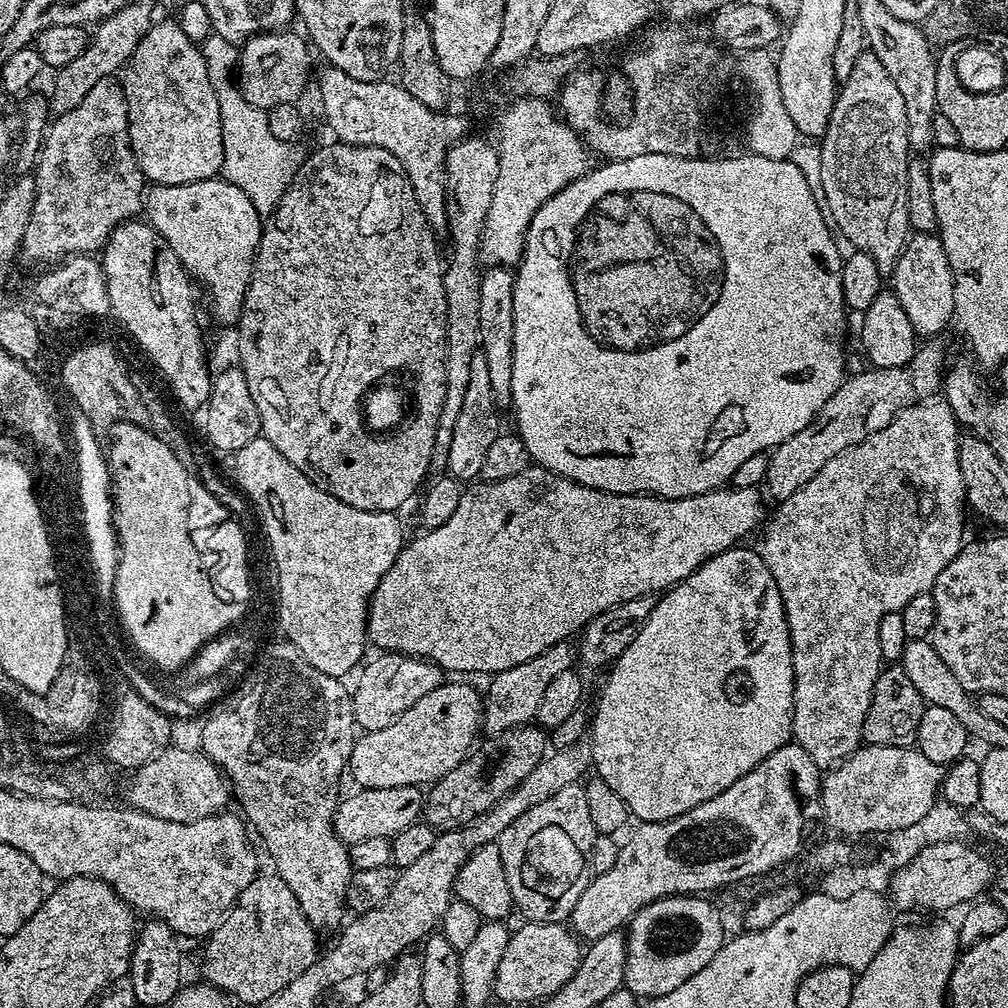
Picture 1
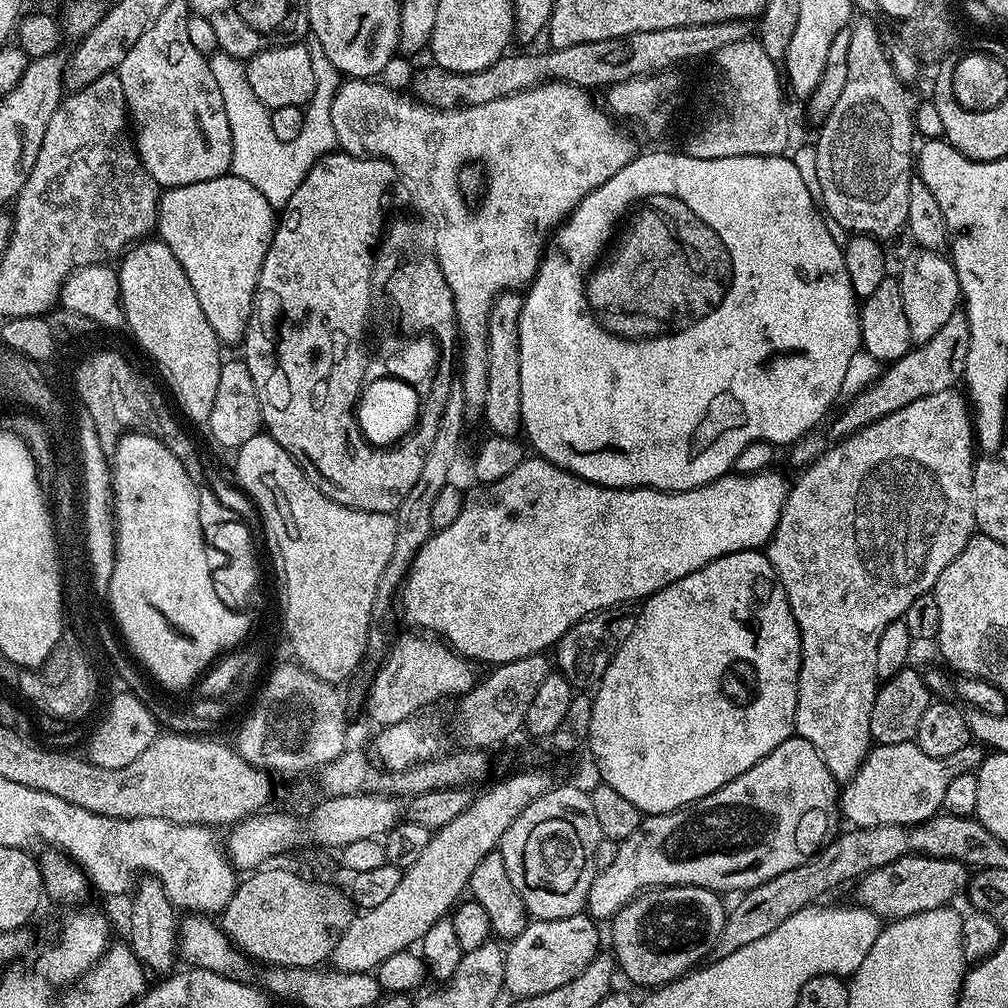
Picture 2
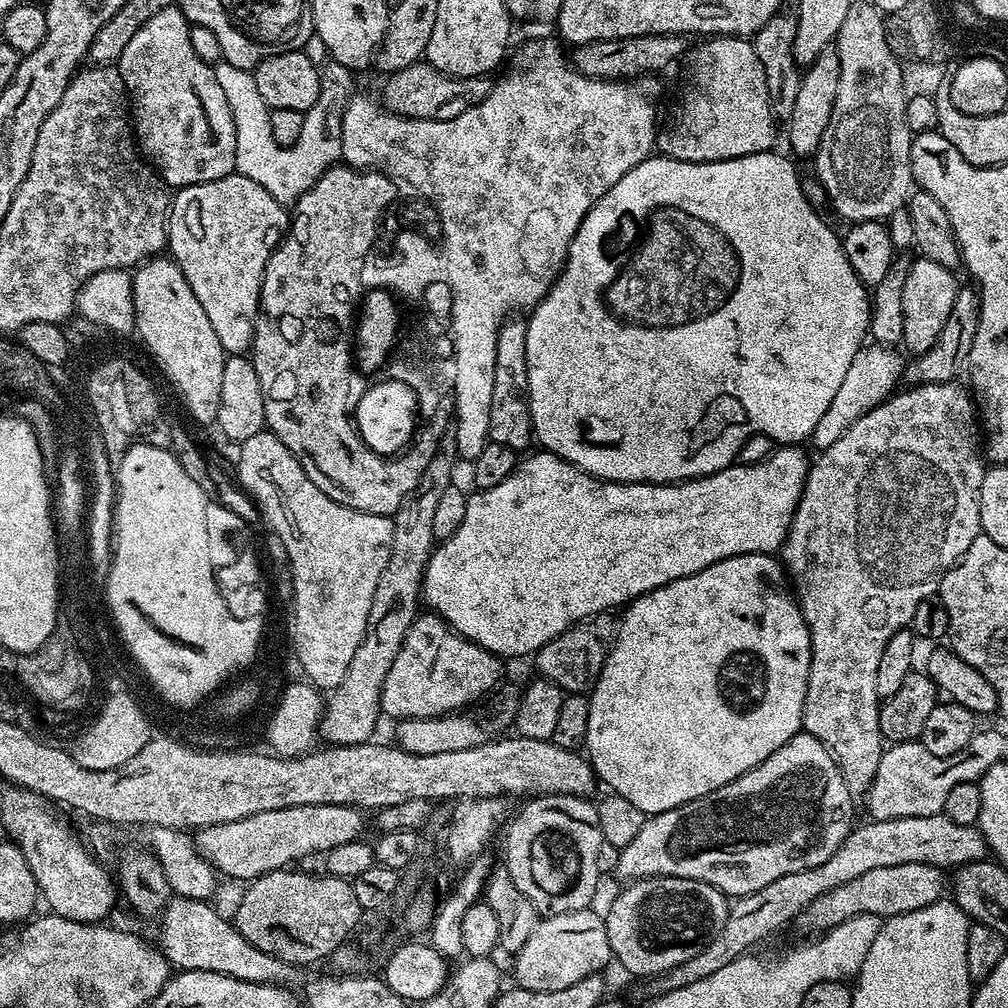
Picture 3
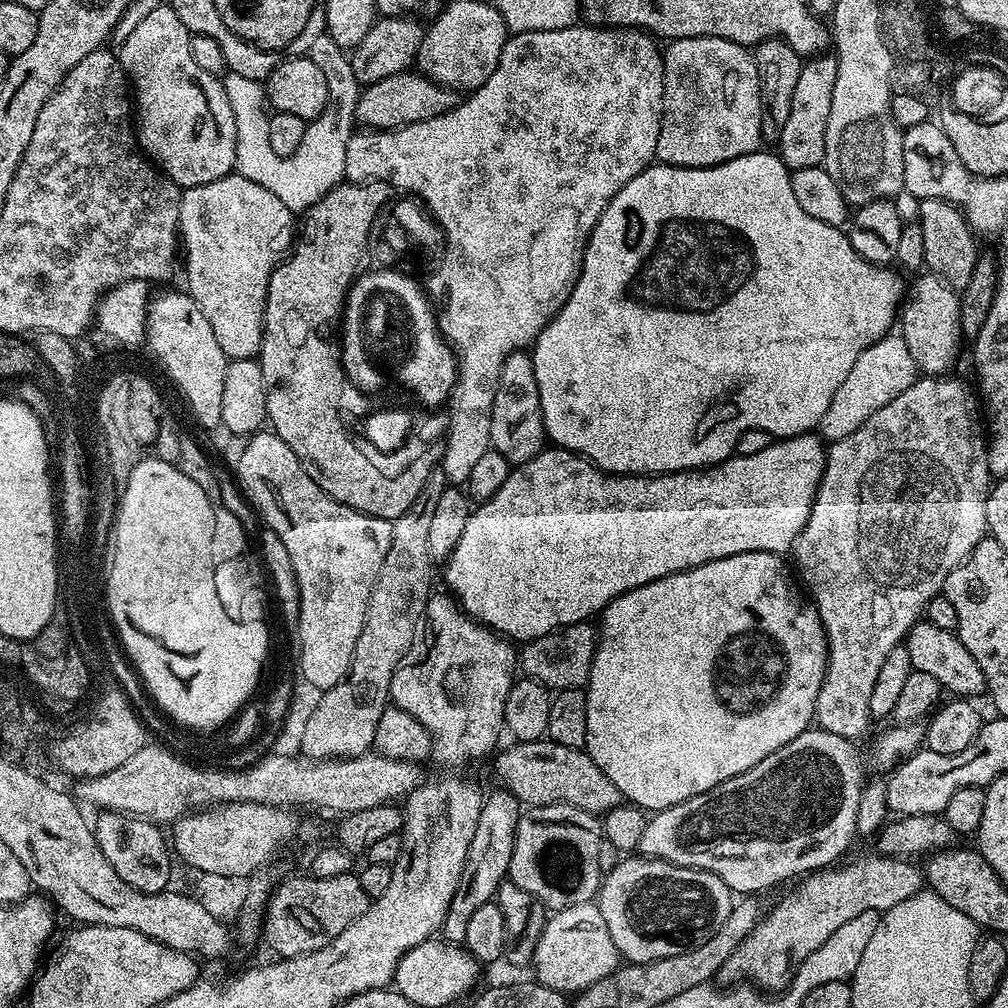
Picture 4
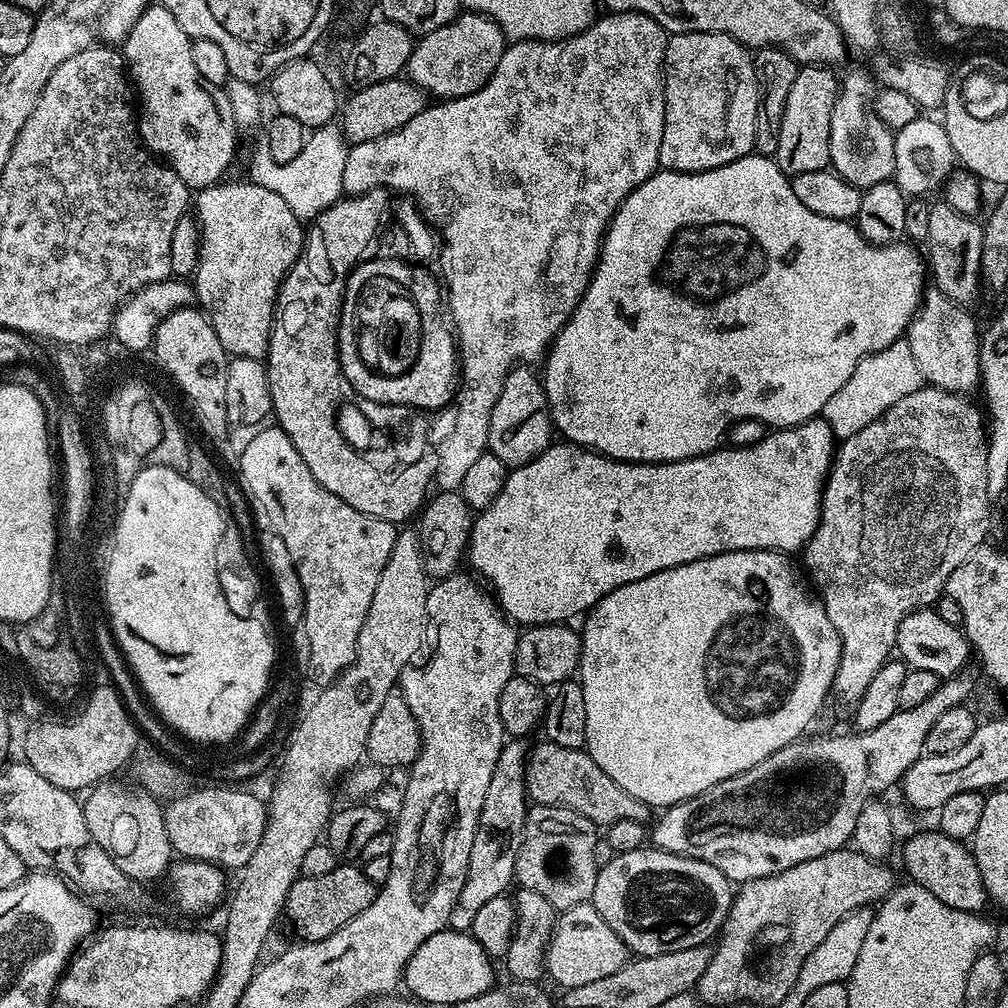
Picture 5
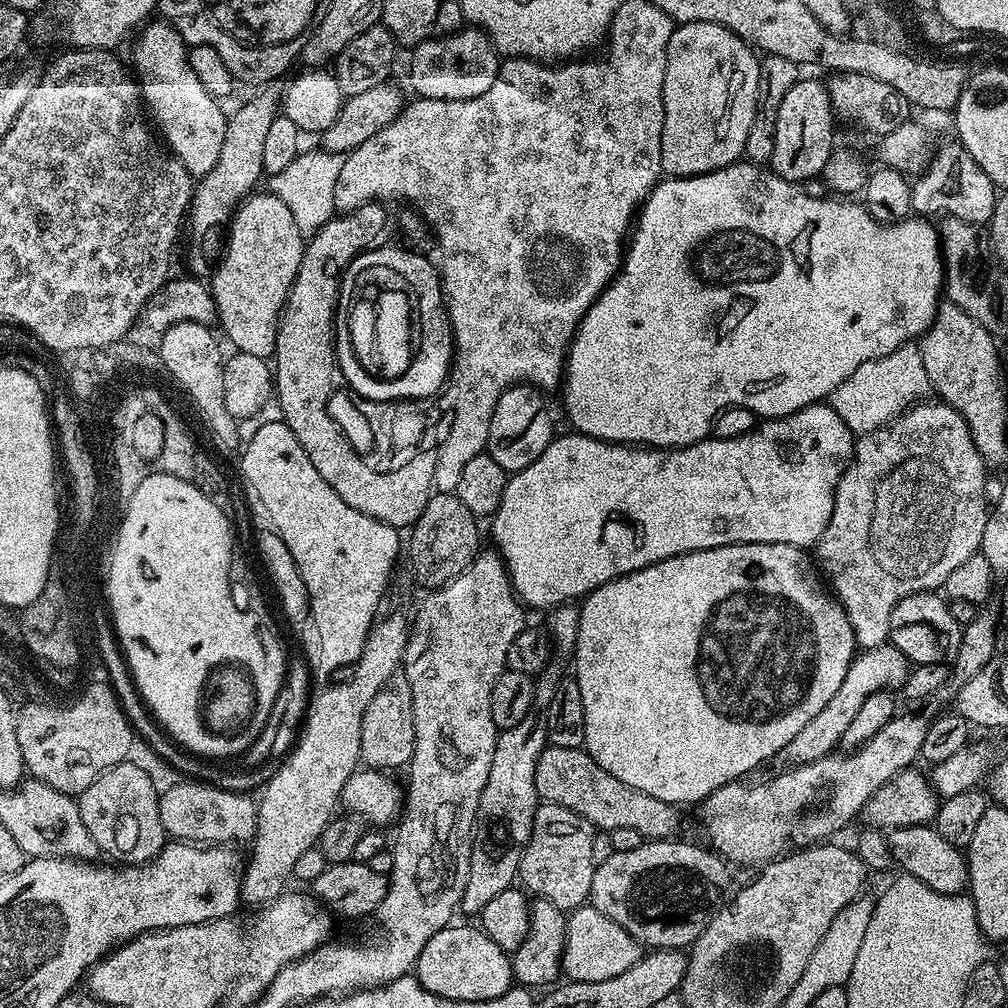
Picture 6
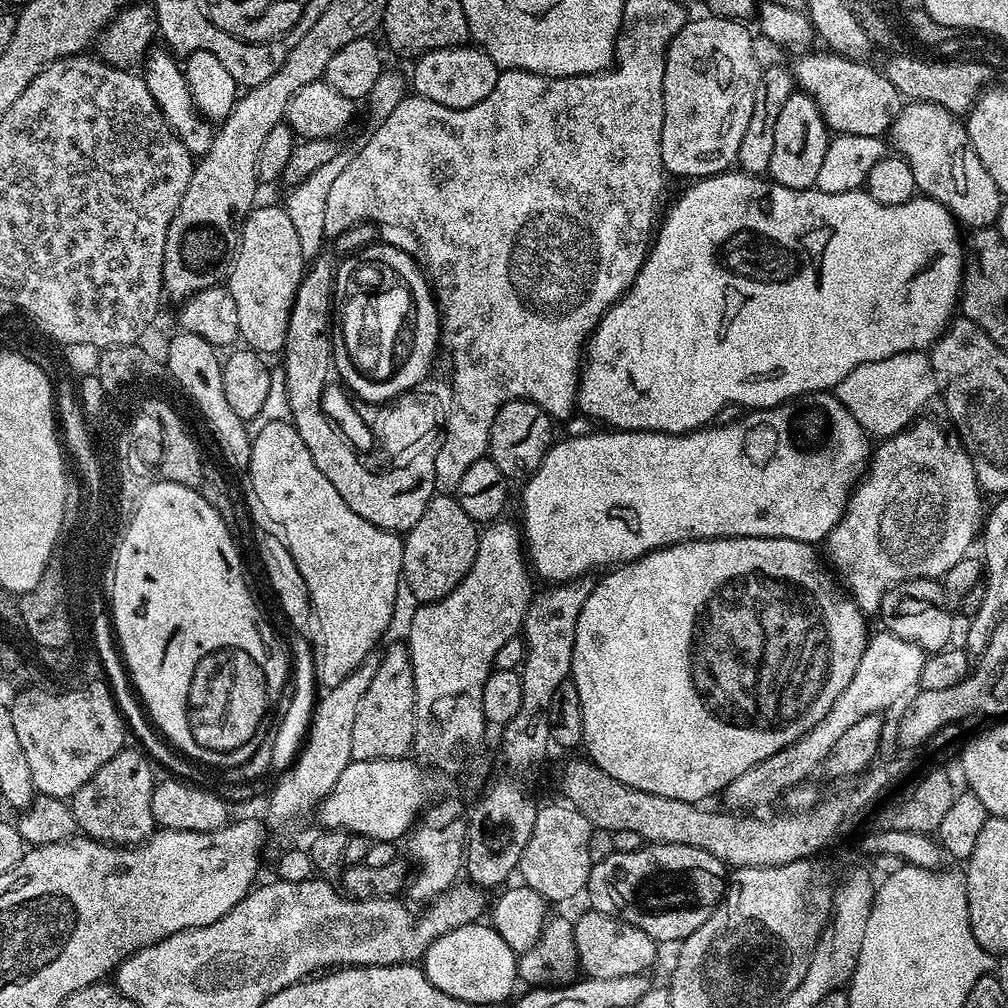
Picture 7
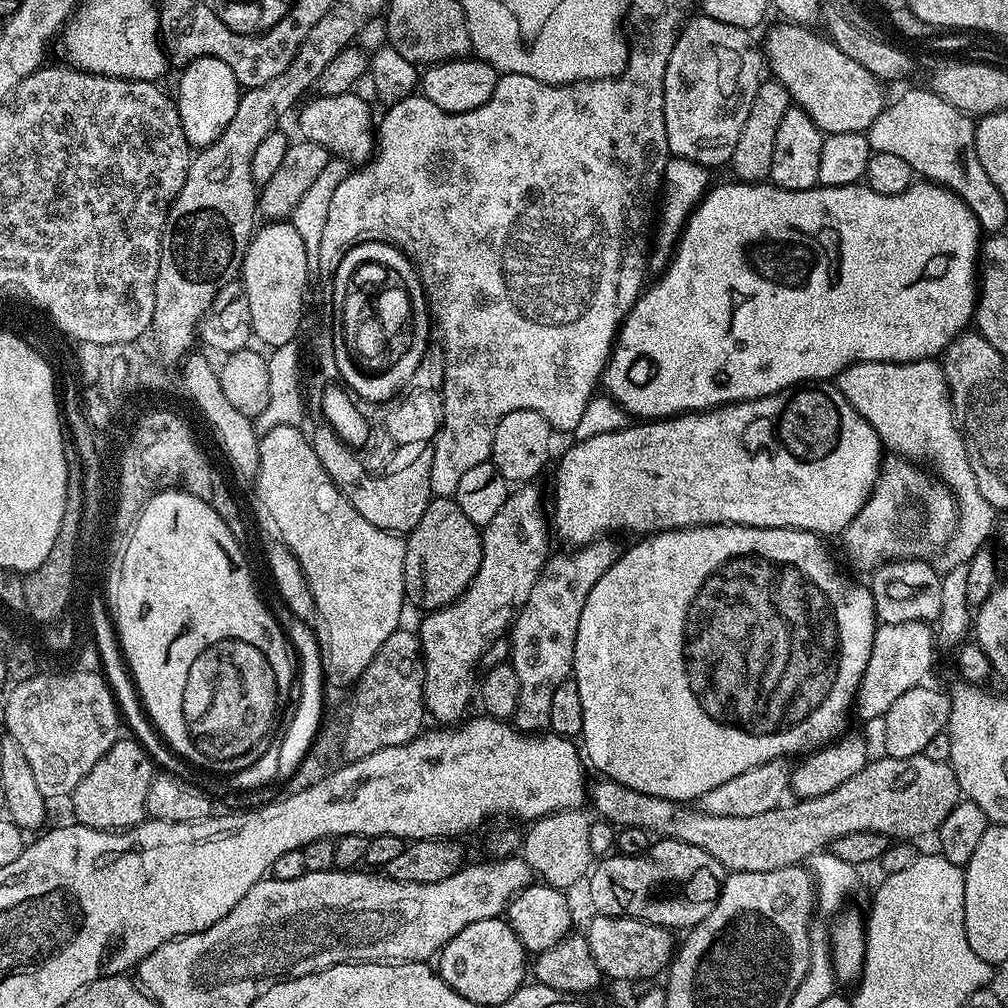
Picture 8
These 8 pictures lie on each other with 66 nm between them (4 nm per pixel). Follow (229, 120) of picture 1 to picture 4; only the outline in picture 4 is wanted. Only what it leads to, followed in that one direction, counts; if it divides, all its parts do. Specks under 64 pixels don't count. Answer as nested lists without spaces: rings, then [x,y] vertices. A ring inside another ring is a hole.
[[[321,34],[317,38],[315,42],[313,42],[312,47],[310,49],[310,59],[314,61],[314,63],[318,66],[318,70],[322,70],[326,74],[326,90],[328,91],[328,104],[322,110],[322,114],[318,114],[313,120],[308,121],[308,129],[306,130],[306,134],[302,134],[302,143],[298,145],[298,150],[294,150],[294,154],[290,154],[289,156],[279,156],[278,154],[274,154],[274,150],[270,147],[270,138],[266,134],[266,111],[264,112],[264,108],[266,109],[265,104],[265,94],[264,89],[254,78],[242,78],[242,74],[238,74],[237,72],[228,72],[227,75],[223,77],[224,81],[224,89],[226,90],[226,98],[230,98],[230,110],[234,110],[234,130],[236,131],[236,167],[235,171],[239,173],[241,176],[245,176],[246,178],[250,178],[250,182],[258,182],[258,186],[266,186],[266,190],[270,190],[270,194],[274,194],[289,208],[294,214],[303,214],[308,211],[309,208],[313,208],[320,199],[323,198],[325,194],[327,194],[332,188],[336,187],[337,184],[341,183],[345,179],[344,171],[346,170],[346,146],[348,145],[348,140],[352,135],[354,135],[354,124],[351,119],[348,120],[344,117],[344,76],[346,80],[346,72],[344,72],[340,68],[331,68],[328,65],[328,48],[330,49],[330,41],[327,35]]]

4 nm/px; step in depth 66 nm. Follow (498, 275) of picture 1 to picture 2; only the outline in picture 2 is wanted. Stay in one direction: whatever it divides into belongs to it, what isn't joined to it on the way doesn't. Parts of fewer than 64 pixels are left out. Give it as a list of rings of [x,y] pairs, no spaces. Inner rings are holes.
[[[505,290],[499,292],[490,306],[488,315],[488,349],[486,350],[486,398],[482,415],[488,423],[487,431],[497,436],[516,436],[522,425],[522,362],[520,361],[520,315],[524,297],[519,291]]]

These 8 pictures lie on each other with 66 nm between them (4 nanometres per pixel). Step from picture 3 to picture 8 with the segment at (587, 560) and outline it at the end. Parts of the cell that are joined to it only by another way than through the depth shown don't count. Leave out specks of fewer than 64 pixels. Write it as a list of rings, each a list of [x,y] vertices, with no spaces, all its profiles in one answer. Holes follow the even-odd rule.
[[[820,382],[815,386],[800,386],[792,391],[775,392],[769,396],[763,396],[757,400],[737,400],[735,404],[725,404],[719,408],[709,408],[707,412],[690,412],[682,416],[673,416],[667,420],[653,420],[651,422],[636,422],[631,426],[625,426],[616,432],[595,435],[594,438],[586,438],[585,440],[576,440],[573,448],[568,448],[564,452],[564,457],[556,464],[556,485],[552,488],[552,504],[550,500],[550,524],[556,532],[565,540],[568,546],[583,546],[585,544],[595,544],[597,540],[607,537],[608,532],[633,532],[633,537],[643,538],[649,534],[658,532],[669,532],[675,528],[701,528],[703,524],[741,524],[742,526],[754,526],[755,528],[797,528],[803,532],[814,532],[817,534],[829,534],[828,532],[843,533],[851,520],[856,517],[858,510],[862,510],[862,506],[868,501],[868,495],[872,492],[873,486],[876,484],[876,478],[880,474],[880,465],[882,463],[882,455],[880,456],[880,448],[882,449],[882,441],[879,434],[872,429],[872,424],[862,418],[862,414],[858,414],[854,410],[854,406],[850,406],[850,402],[841,394],[839,387],[832,382]]]

